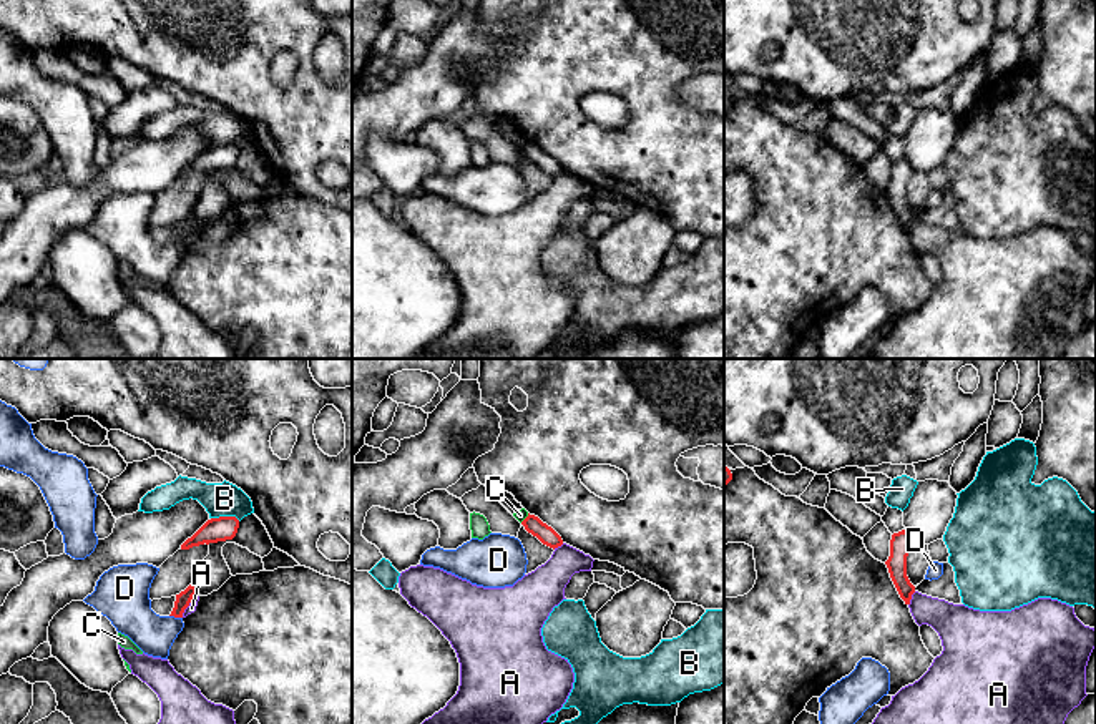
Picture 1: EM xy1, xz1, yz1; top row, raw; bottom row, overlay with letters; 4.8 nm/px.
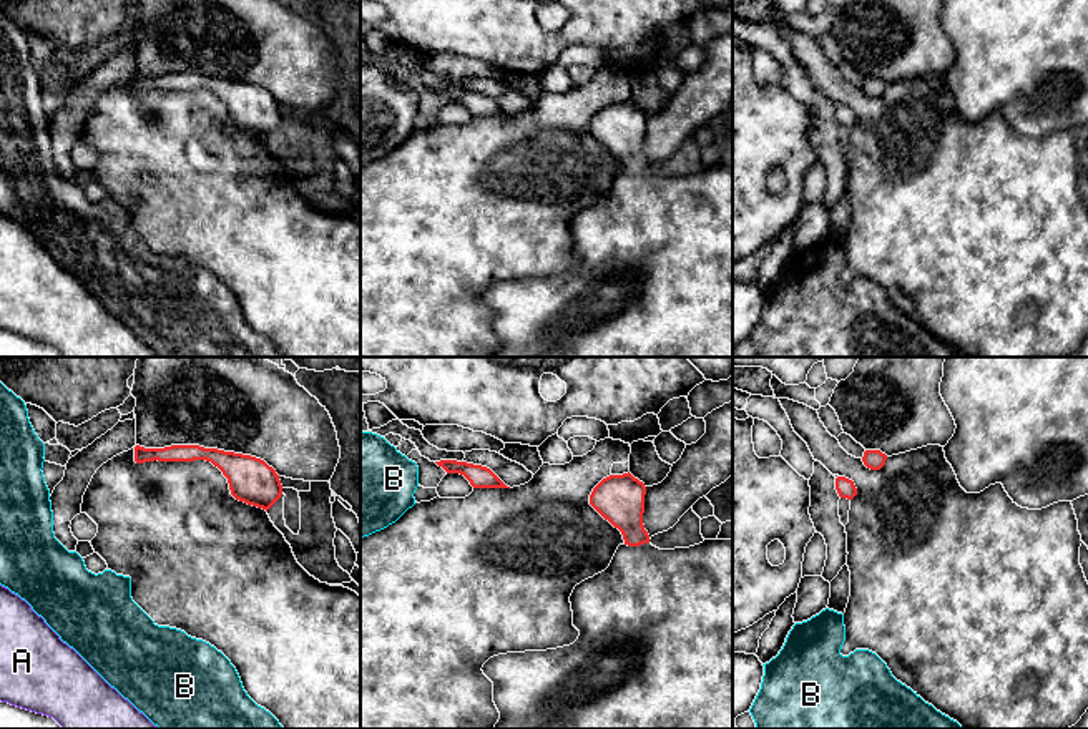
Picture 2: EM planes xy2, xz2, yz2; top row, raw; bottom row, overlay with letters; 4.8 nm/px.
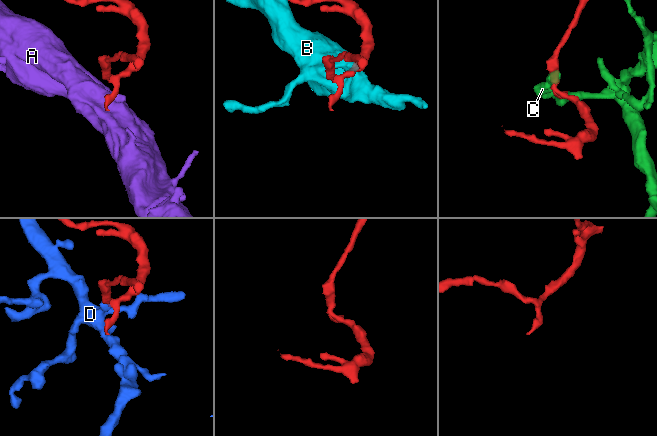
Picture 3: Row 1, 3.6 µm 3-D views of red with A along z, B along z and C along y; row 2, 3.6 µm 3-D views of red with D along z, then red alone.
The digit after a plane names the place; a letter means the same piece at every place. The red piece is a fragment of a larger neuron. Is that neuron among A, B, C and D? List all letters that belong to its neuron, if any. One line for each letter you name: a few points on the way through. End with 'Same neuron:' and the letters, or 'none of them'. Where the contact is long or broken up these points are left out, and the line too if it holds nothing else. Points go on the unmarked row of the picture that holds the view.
Same neuron: none of them

